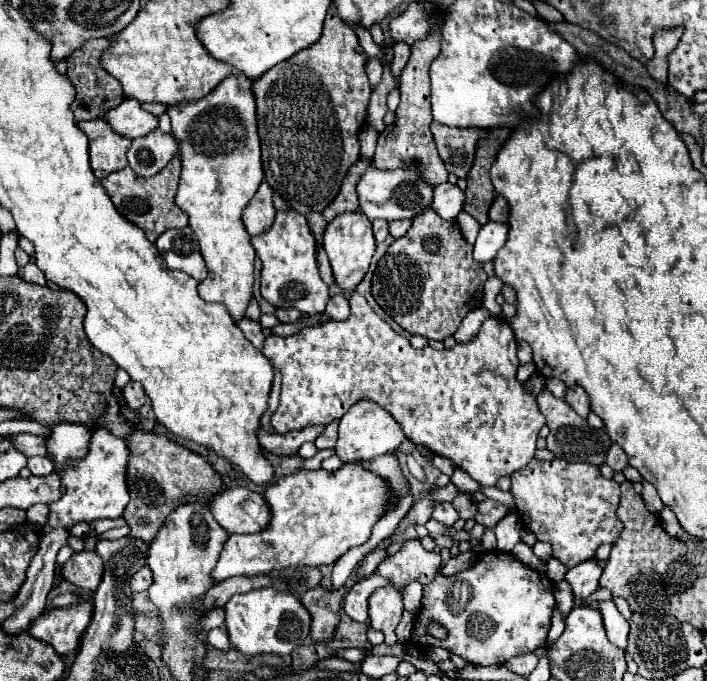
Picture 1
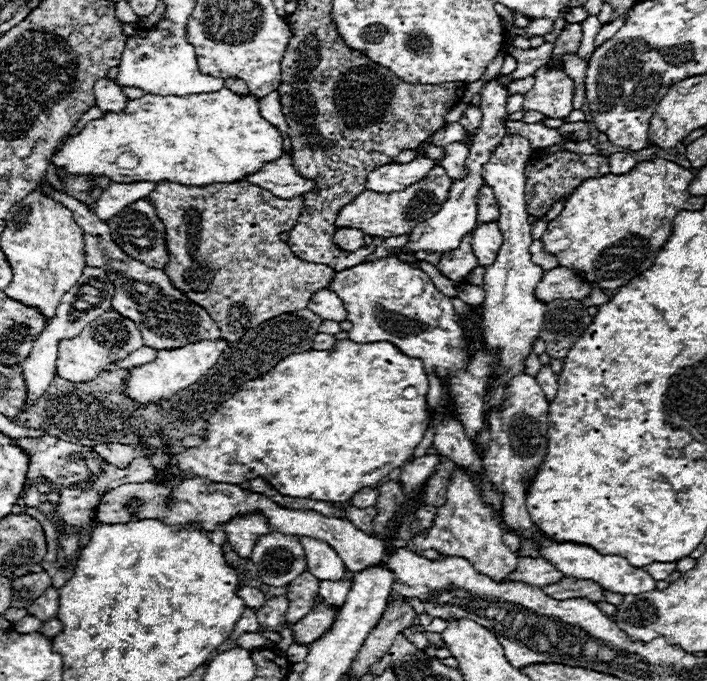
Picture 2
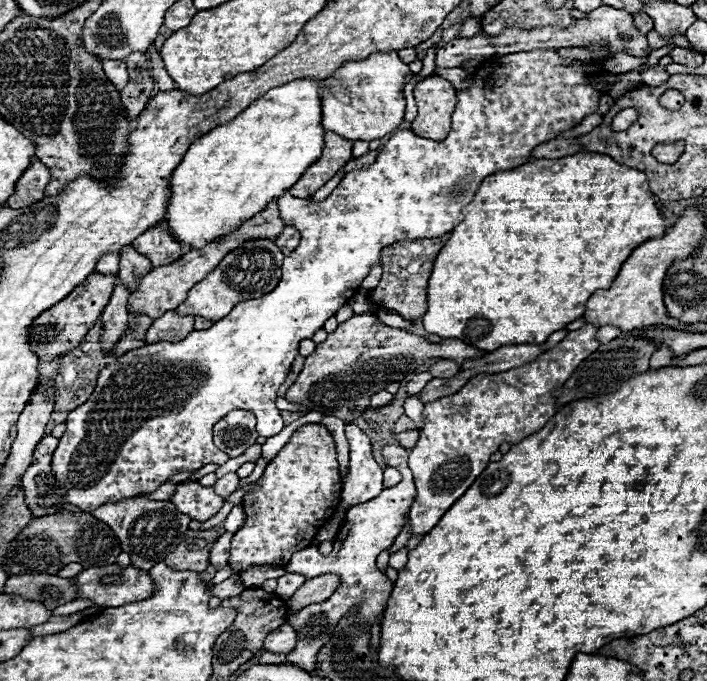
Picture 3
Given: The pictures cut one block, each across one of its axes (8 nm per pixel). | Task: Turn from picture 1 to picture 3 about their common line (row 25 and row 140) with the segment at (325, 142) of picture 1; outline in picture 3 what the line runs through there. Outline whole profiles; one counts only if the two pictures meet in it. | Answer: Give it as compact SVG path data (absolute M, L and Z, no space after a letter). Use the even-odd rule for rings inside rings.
M324 134L324 152L322 156L302 174L302 178L288 190L296 198L310 198L318 188L322 188L336 172L350 162L352 158L352 142L334 134Z

